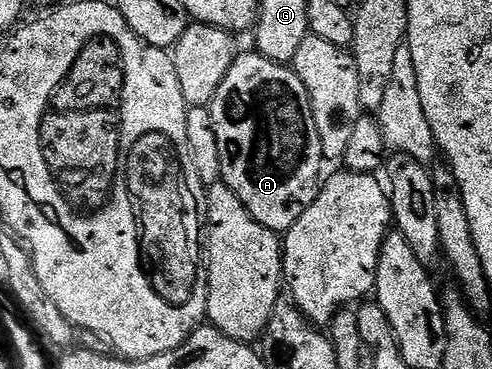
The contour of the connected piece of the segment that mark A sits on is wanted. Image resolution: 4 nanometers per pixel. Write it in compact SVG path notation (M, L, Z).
M254 50L240 51L235 57L233 66L229 66L229 74L225 74L225 78L221 78L221 86L217 86L217 94L211 100L209 107L213 114L213 130L217 133L217 150L221 150L222 183L227 184L229 190L233 190L233 194L237 194L237 198L241 198L245 210L249 210L249 214L253 214L253 218L257 222L261 222L261 226L285 234L291 229L293 222L297 222L297 218L301 218L301 214L305 214L305 210L309 210L309 206L313 206L321 187L321 177L324 175L323 167L325 167L321 138L317 134L317 122L313 118L309 94L305 90L301 78L295 73L294 67L269 62L269 58L265 58L260 52Z

